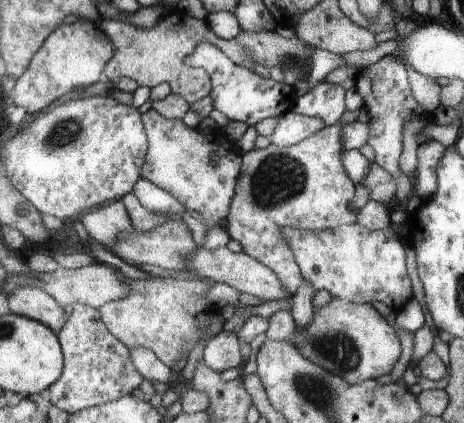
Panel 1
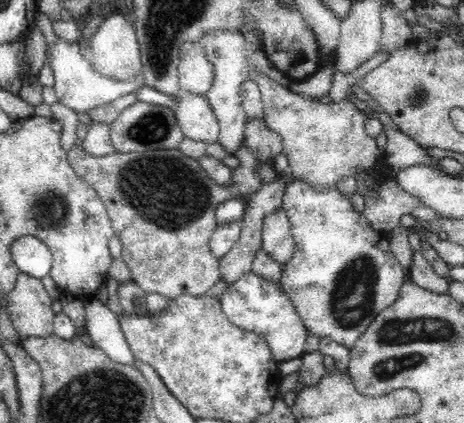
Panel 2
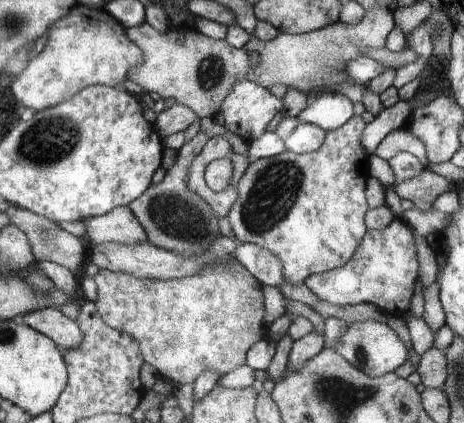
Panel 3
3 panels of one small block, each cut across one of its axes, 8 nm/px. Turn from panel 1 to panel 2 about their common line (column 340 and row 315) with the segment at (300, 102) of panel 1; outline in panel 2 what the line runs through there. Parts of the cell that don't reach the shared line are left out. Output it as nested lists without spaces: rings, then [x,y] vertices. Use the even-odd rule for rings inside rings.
[[[96,296],[84,300],[86,306],[86,328],[96,348],[102,348],[114,362],[136,366],[134,352],[130,350],[124,332],[120,328],[122,316],[104,306]]]

